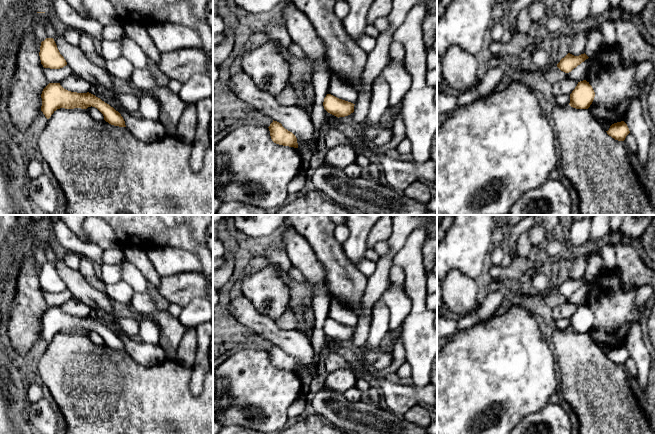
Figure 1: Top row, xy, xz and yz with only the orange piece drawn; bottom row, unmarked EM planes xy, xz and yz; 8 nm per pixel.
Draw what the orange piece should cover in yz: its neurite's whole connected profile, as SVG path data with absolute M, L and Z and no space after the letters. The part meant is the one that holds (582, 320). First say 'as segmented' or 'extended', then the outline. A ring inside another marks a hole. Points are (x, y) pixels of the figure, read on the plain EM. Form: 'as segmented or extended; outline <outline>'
as segmented; outline M586 304L578 306L570 318L569 329L576 333L588 333L595 321L592 310Z

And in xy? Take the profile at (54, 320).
as segmented; outline M49 307L43 313L41 322L41 335L47 343L49 343L51 339L60 332L87 333L92 330L97 332L103 338L104 344L109 348L126 351L125 345L118 335L89 316L71 316L64 313L60 307Z

